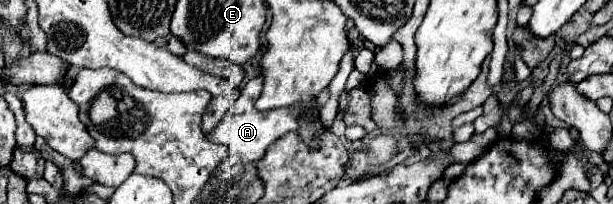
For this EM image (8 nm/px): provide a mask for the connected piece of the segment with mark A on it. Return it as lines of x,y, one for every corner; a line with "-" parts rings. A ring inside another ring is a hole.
254,77
252,81
246,83
246,87
242,89
238,101
232,105
232,109
226,113
226,117
222,119
220,125
216,125
216,129
212,129
210,133
206,133
206,139
212,143
224,143
228,149
228,153
236,159
240,159
240,163
252,163
258,161
260,157
264,157
268,145
272,145
276,139
280,139
282,135
296,131
298,129
298,109
274,109
274,111
256,111
254,103
262,93
262,77

